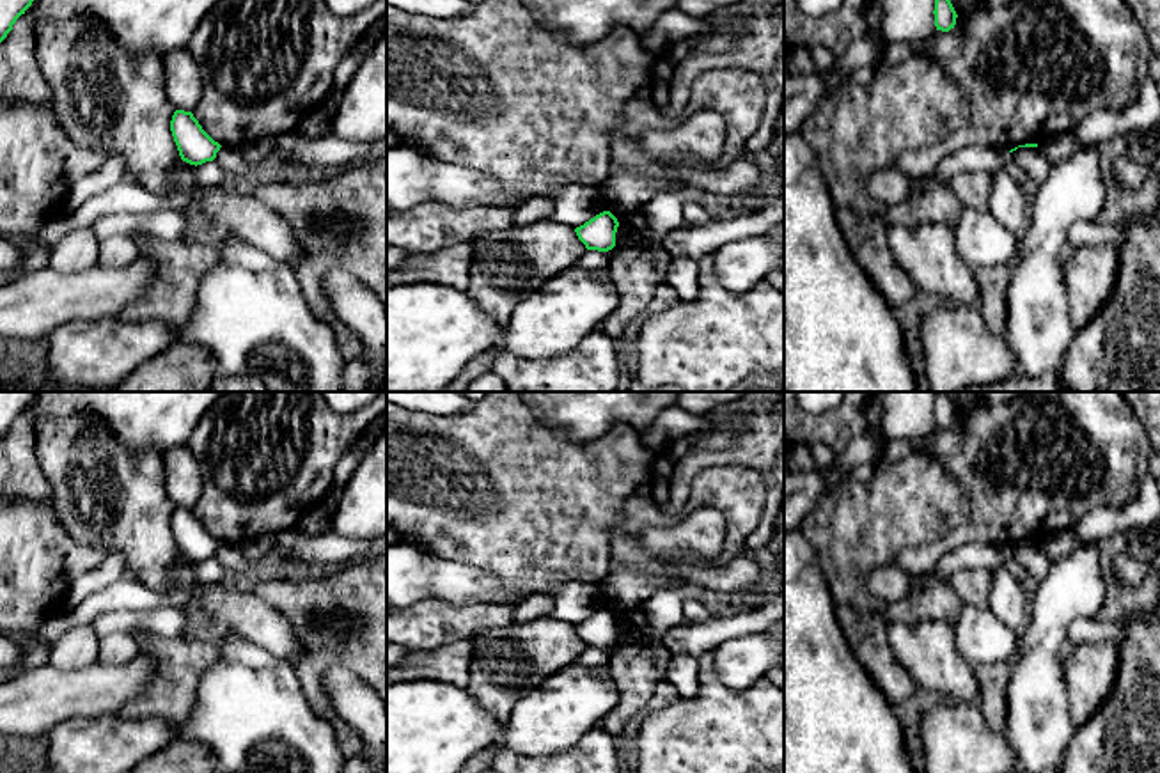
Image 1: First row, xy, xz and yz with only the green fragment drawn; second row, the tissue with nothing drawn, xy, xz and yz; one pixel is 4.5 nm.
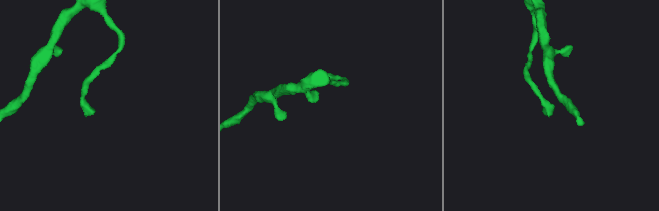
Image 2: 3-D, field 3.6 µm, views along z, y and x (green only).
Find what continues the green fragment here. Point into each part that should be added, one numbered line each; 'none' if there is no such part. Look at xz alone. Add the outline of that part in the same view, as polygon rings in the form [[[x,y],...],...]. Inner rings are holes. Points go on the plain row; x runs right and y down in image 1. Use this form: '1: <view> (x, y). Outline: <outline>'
none

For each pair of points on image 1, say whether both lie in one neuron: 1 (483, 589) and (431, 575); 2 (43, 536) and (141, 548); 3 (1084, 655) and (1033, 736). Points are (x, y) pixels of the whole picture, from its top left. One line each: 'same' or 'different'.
1: same
2: different
3: different

